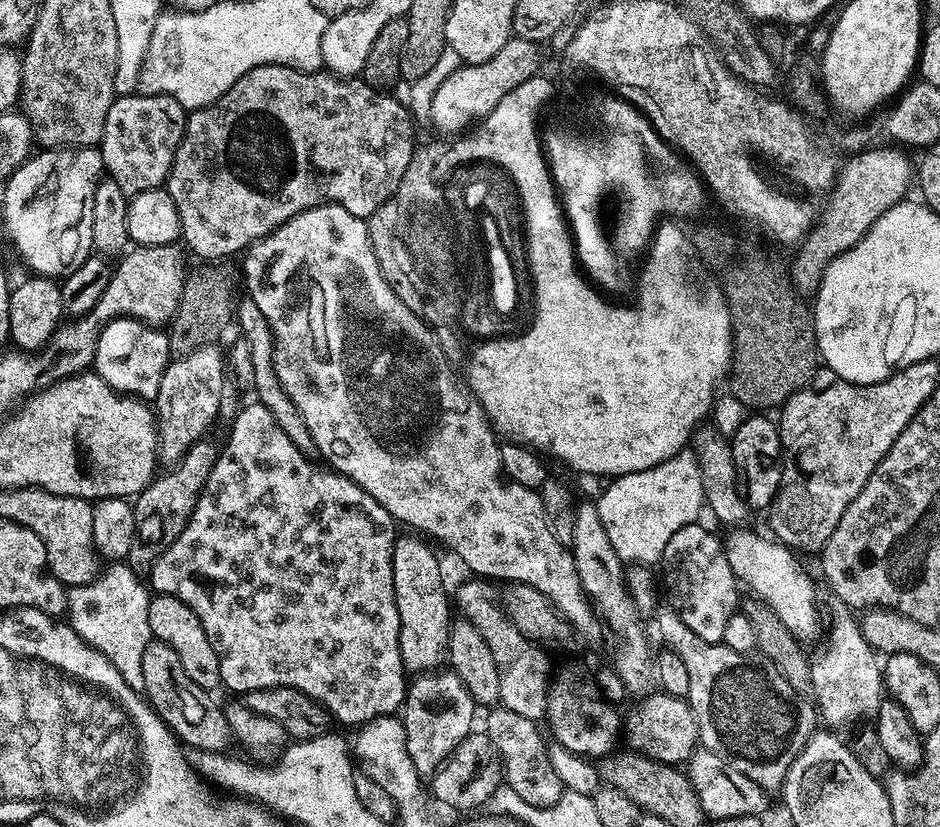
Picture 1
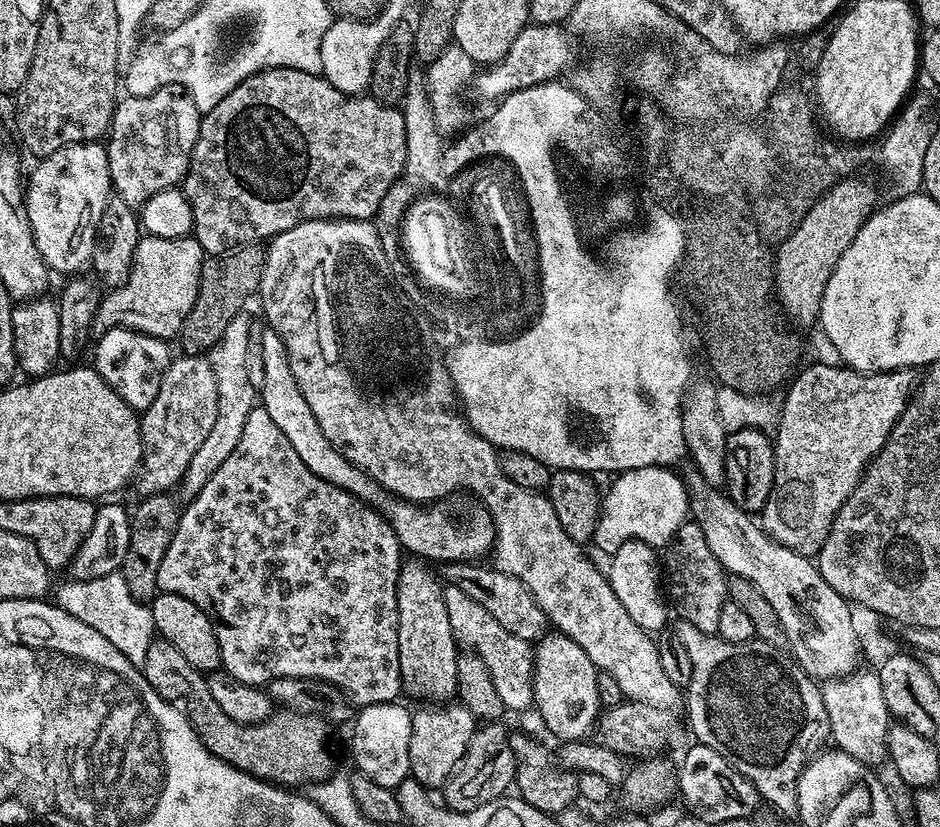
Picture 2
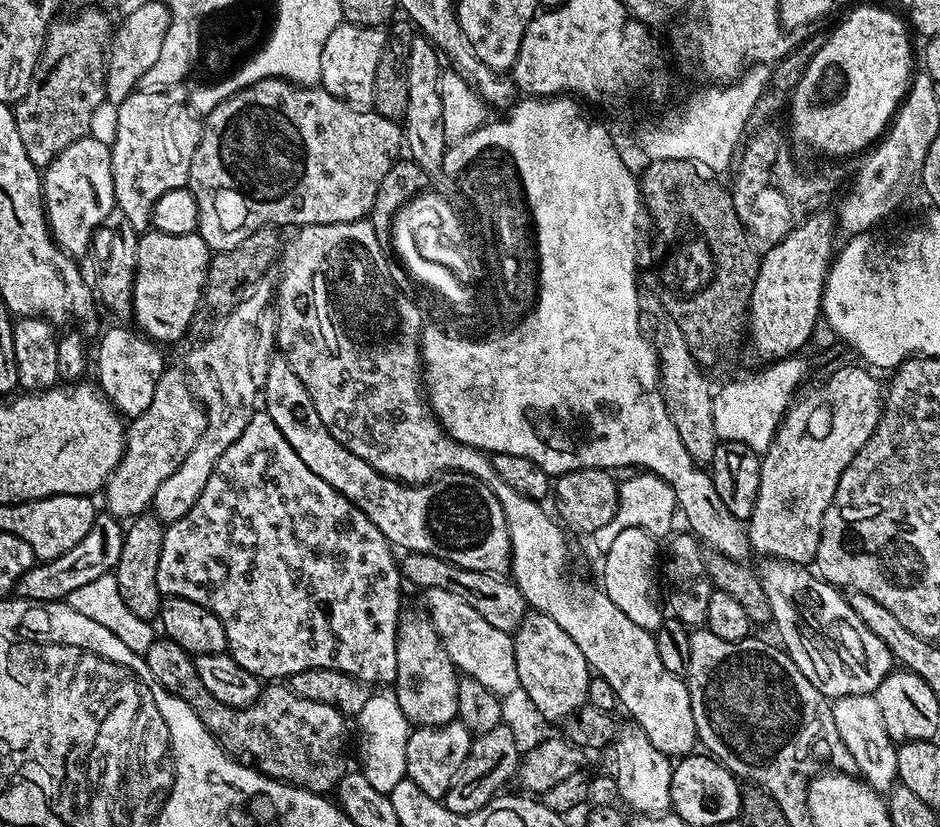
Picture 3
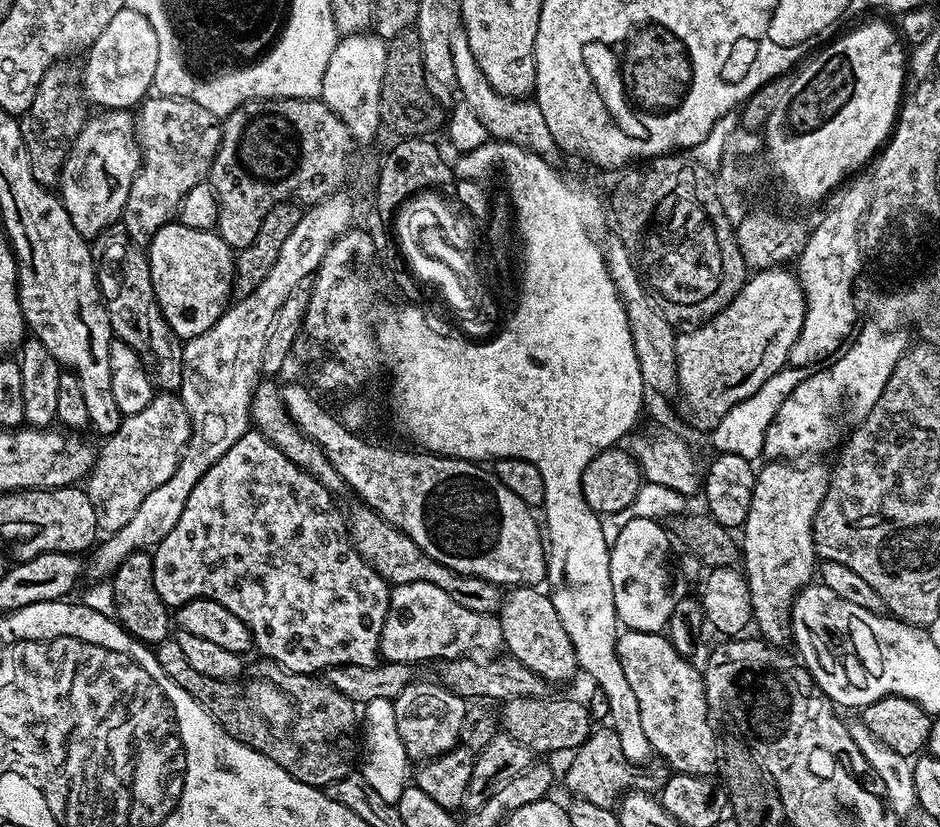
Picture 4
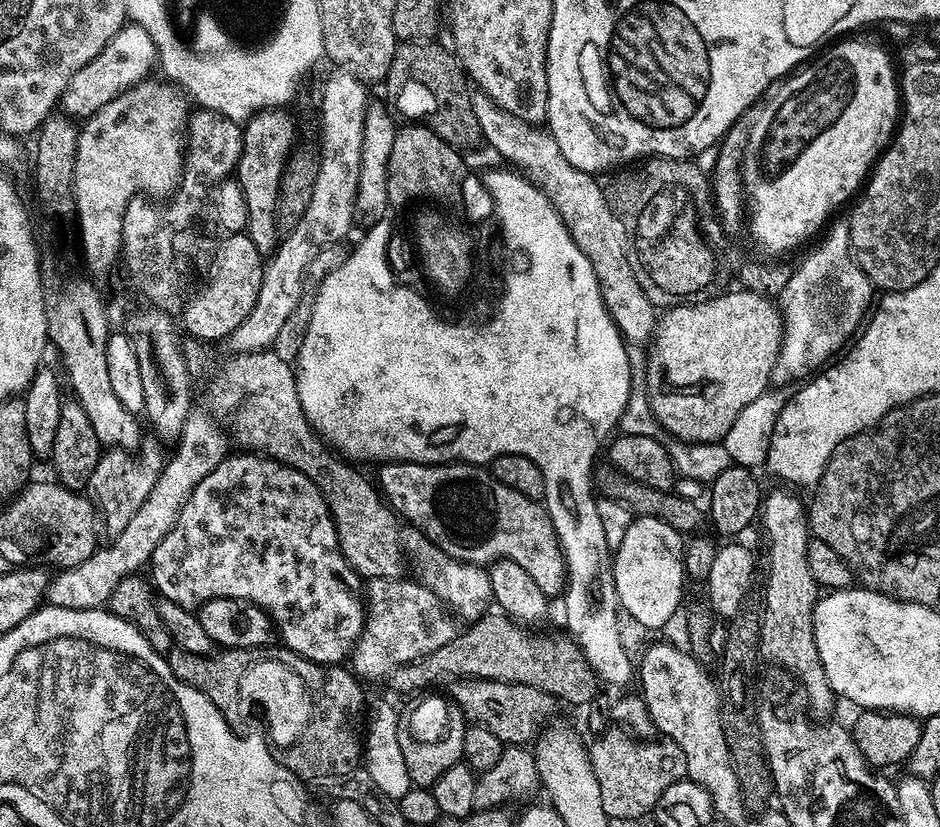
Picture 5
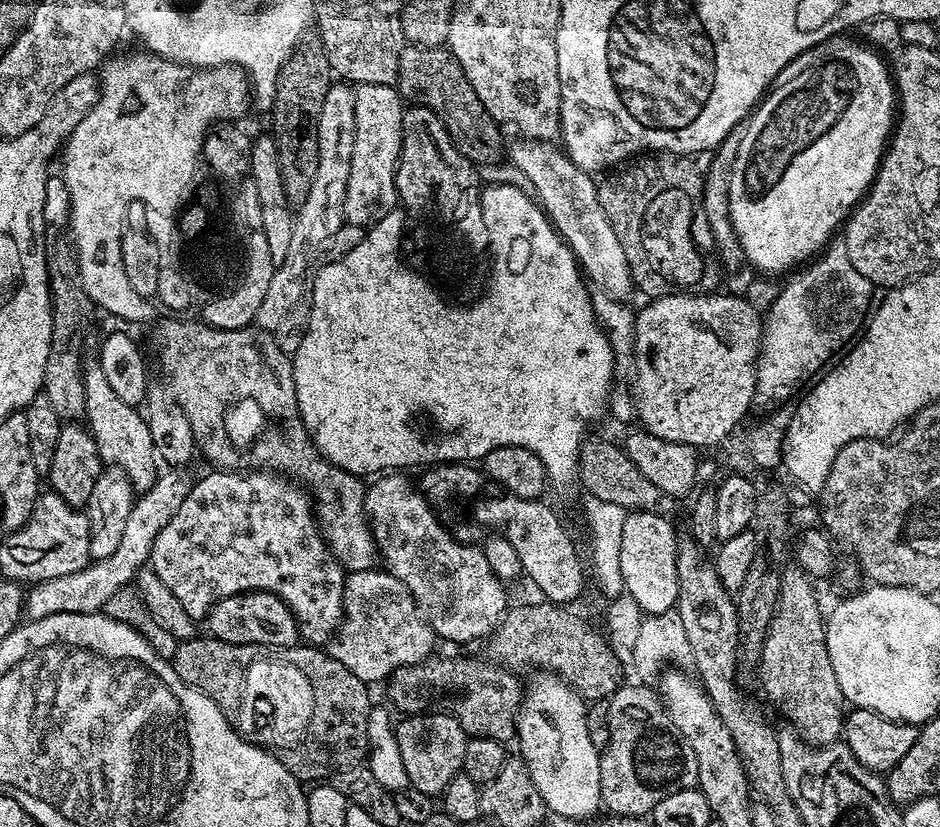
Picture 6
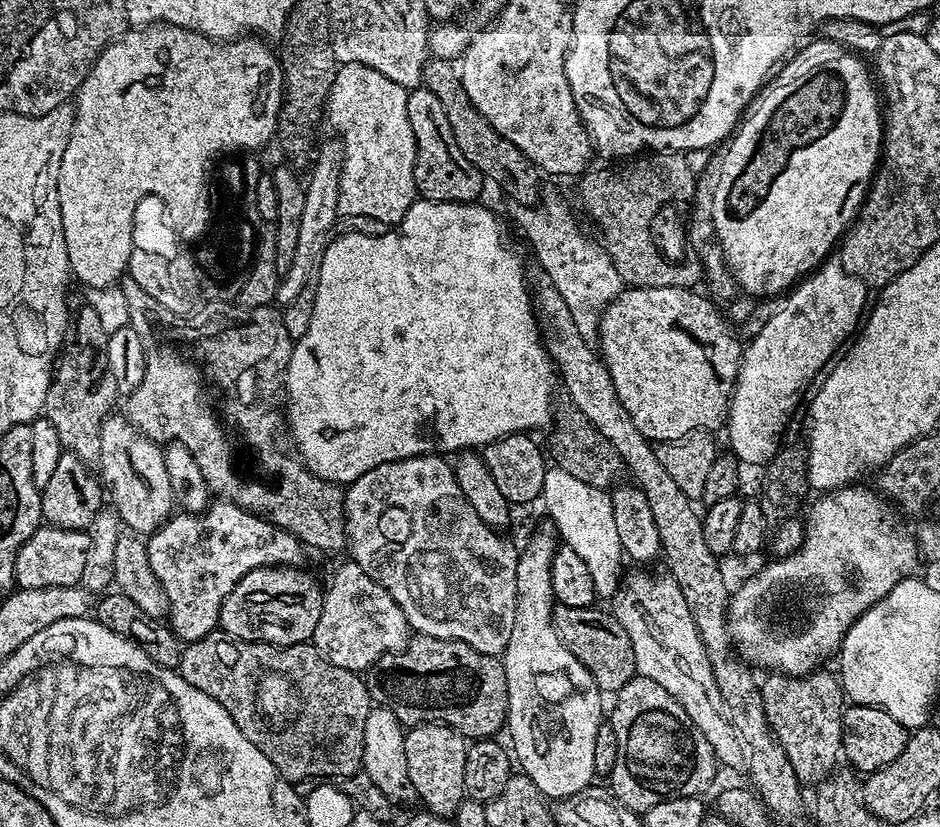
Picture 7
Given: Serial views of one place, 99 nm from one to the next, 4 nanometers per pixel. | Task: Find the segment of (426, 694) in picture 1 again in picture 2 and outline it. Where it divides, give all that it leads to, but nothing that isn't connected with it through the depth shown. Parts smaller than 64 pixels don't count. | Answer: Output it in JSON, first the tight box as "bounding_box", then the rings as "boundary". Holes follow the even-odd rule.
{"bounding_box":[409,702,478,790],"boundary":[[[432,702],[428,705],[429,708],[416,708],[412,712],[409,770],[411,779],[418,781],[423,788],[440,790],[450,778],[454,766],[458,766],[462,754],[466,754],[466,746],[476,732],[478,721],[459,702]]]}

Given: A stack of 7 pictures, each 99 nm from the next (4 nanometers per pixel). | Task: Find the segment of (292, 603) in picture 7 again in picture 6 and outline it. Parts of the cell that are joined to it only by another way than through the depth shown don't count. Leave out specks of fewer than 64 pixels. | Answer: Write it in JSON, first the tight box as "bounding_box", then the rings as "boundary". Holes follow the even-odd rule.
{"bounding_box":[206,592,300,648],"boundary":[[[246,592],[219,600],[206,617],[207,631],[215,640],[227,644],[272,644],[286,648],[297,643],[300,625],[286,602],[272,592]]]}

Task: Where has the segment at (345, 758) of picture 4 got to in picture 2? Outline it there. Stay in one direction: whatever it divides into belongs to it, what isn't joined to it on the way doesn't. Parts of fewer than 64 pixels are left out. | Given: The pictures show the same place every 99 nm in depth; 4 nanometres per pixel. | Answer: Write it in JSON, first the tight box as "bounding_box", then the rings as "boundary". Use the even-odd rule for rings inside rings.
{"bounding_box":[142,638,333,786],"boundary":[[[153,638],[150,642],[142,671],[152,689],[167,704],[175,704],[188,719],[202,746],[206,746],[212,756],[226,761],[232,768],[278,786],[294,786],[290,784],[324,778],[333,771],[332,756],[328,753],[329,725],[321,717],[295,716],[292,712],[280,710],[262,724],[234,722],[234,718],[226,718],[218,702],[214,702],[214,694],[210,694],[205,673],[194,670],[194,666],[190,666],[190,662],[178,654],[175,646],[159,638]]]}

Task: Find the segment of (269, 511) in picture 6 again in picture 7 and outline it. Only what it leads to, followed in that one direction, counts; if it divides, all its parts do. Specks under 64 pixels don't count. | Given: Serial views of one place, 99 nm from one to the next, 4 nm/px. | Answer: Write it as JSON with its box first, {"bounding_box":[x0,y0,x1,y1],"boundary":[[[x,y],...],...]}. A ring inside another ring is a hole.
{"bounding_box":[146,498,305,642],"boundary":[[[223,498],[209,503],[202,514],[181,511],[173,515],[146,543],[150,567],[166,590],[167,623],[182,642],[201,640],[217,631],[222,602],[250,570],[305,563],[305,545],[294,533]]]}

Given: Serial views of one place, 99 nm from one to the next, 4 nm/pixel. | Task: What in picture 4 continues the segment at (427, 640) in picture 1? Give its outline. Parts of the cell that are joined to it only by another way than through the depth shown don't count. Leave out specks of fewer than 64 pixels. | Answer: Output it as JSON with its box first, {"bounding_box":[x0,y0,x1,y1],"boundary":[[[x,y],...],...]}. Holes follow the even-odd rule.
{"bounding_box":[394,679,468,762],"boundary":[[[429,679],[430,681],[419,680],[408,684],[406,690],[402,690],[394,701],[394,714],[397,715],[399,737],[409,761],[412,762],[433,760],[435,756],[446,754],[452,748],[457,747],[460,744],[462,714],[466,714],[468,709],[465,697],[447,690],[428,692],[432,688],[433,681],[431,679]]]}

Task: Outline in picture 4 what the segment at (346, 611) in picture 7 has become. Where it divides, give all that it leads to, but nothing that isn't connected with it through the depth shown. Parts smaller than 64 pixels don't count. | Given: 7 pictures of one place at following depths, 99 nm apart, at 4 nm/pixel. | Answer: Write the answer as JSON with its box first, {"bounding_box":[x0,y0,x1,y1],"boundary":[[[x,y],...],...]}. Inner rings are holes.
{"bounding_box":[380,582,504,666],"boundary":[[[410,582],[408,585],[395,585],[388,597],[388,613],[386,622],[382,626],[380,635],[380,654],[389,664],[411,664],[419,666],[423,660],[439,662],[441,660],[458,660],[476,652],[488,652],[484,654],[496,654],[504,648],[504,639],[500,629],[500,621],[495,615],[475,613],[463,606],[458,606],[438,586],[429,582]]]}

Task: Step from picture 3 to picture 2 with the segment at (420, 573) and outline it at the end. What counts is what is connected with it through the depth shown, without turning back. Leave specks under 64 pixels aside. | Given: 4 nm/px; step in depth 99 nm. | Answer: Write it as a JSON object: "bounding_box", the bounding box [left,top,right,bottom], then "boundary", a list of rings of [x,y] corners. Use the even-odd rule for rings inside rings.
{"bounding_box":[445,561,550,644],"boundary":[[[453,561],[445,567],[447,568],[445,581],[451,587],[465,591],[480,606],[489,610],[490,614],[494,614],[494,618],[516,638],[522,638],[523,641],[532,644],[547,635],[550,628],[548,616],[538,606],[537,600],[533,598],[525,584],[516,576],[506,575],[495,567],[478,565],[474,562]]]}

